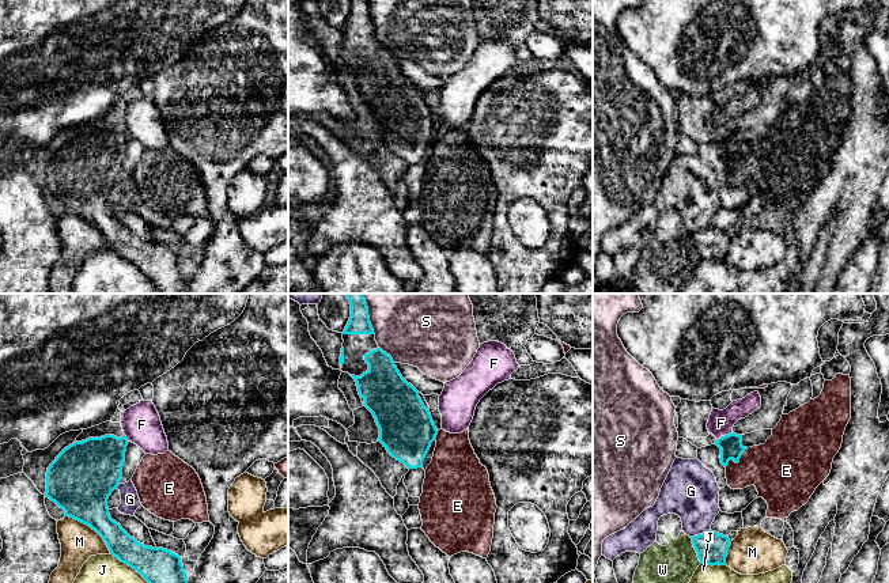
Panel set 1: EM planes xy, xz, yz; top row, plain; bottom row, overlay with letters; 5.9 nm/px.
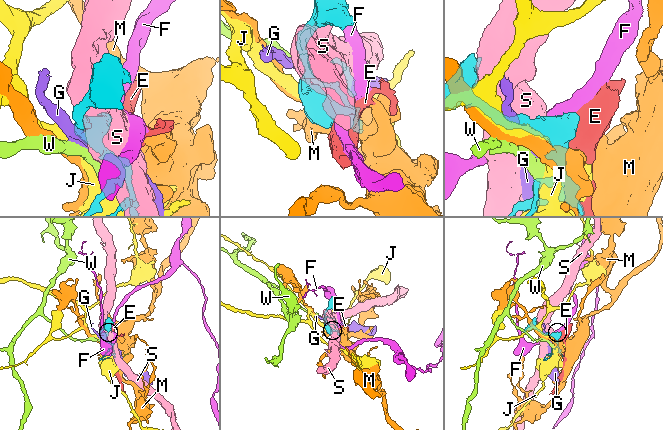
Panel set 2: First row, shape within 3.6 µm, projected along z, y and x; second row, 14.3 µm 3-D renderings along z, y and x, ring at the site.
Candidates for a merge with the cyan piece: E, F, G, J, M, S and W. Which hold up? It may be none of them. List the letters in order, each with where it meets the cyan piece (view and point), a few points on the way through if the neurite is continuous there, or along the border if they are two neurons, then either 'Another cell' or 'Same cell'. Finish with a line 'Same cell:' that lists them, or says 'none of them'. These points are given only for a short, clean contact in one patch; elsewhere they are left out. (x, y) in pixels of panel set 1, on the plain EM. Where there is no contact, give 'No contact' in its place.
E: Touches cyan at yz (737, 158). Another cell
F: Touches cyan at yz (725, 131). Boundary: yz (731, 127), (717, 135). Another cell
G: Touches cyan at yz (700, 230). Another cell
J: Touches cyan at xy (136, 265). Another cell
M: Touches cyan at xy (91, 223). Another cell
S: Touches cyan at xz (369, 15). Another cell
W: Touches cyan at yz (695, 245). Another cell
Same cell: none of them

